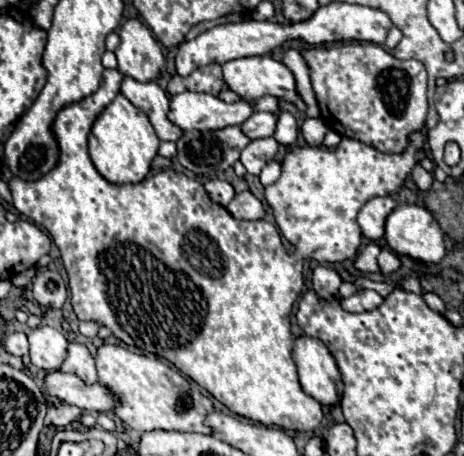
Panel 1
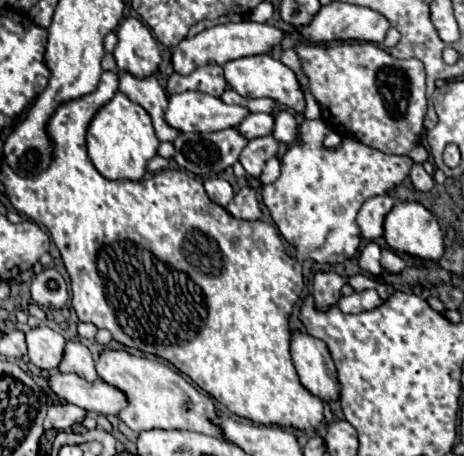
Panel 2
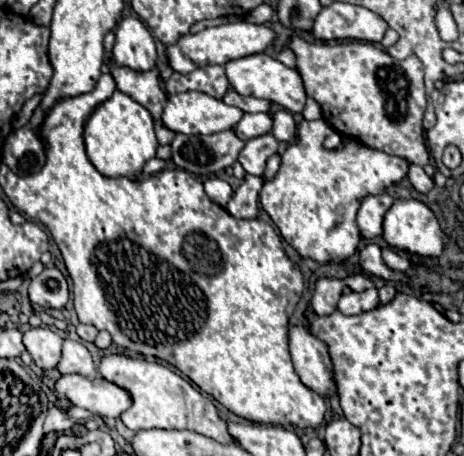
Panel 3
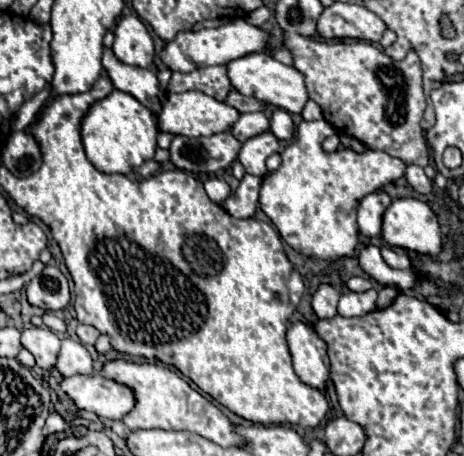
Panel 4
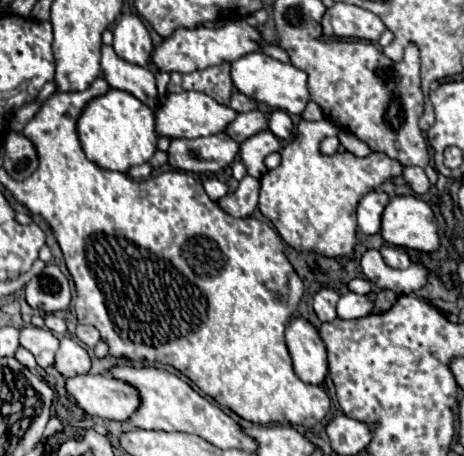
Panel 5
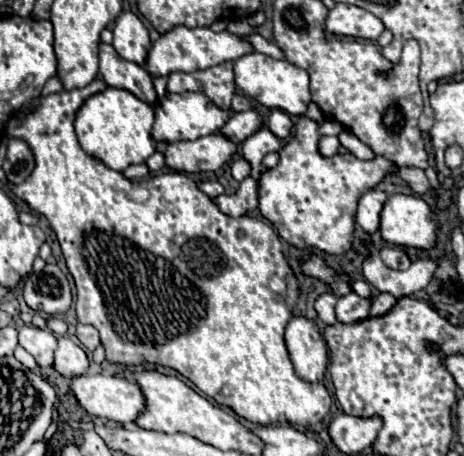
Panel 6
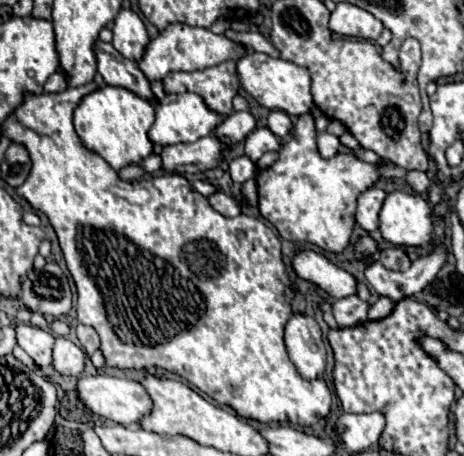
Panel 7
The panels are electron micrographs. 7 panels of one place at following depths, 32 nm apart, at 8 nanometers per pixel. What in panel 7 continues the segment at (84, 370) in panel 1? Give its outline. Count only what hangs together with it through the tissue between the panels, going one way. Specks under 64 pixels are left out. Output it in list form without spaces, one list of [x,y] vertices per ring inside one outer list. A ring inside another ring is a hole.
[[[58,336],[54,342],[54,368],[66,376],[78,376],[84,368],[84,352],[72,340]]]

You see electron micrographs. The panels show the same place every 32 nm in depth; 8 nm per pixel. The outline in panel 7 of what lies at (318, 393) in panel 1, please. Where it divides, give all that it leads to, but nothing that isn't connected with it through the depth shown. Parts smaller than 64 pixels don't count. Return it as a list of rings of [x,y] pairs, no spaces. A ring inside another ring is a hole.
[[[300,312],[292,314],[286,324],[284,342],[288,356],[302,378],[312,380],[316,376],[322,376],[326,366],[326,344],[322,330],[314,318]]]

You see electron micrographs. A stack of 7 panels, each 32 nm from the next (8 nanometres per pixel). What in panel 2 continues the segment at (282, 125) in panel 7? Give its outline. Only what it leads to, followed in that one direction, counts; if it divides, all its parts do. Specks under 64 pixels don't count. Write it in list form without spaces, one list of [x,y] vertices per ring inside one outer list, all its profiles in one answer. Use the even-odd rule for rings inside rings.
[[[282,110],[274,116],[274,132],[272,136],[278,140],[278,142],[284,142],[284,144],[292,144],[296,140],[296,134],[298,134],[298,126],[296,126],[296,120],[290,112]]]

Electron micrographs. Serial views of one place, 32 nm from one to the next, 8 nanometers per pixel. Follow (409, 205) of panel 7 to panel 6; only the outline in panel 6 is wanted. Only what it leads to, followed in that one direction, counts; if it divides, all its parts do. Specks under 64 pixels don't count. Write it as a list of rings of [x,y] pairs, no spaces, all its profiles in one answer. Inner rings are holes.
[[[392,194],[380,214],[380,234],[390,244],[430,248],[436,244],[434,214],[420,196]]]

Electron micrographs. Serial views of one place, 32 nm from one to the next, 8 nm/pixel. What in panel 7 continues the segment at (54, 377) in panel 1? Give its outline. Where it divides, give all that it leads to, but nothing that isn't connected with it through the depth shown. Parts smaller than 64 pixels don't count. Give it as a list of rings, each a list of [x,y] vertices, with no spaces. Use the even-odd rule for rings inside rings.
[[[88,376],[80,378],[78,394],[84,400],[86,408],[90,408],[94,414],[114,420],[122,426],[140,424],[140,420],[148,416],[148,412],[152,412],[152,398],[148,396],[148,392],[144,392],[144,386],[136,380],[112,378],[112,376]]]

